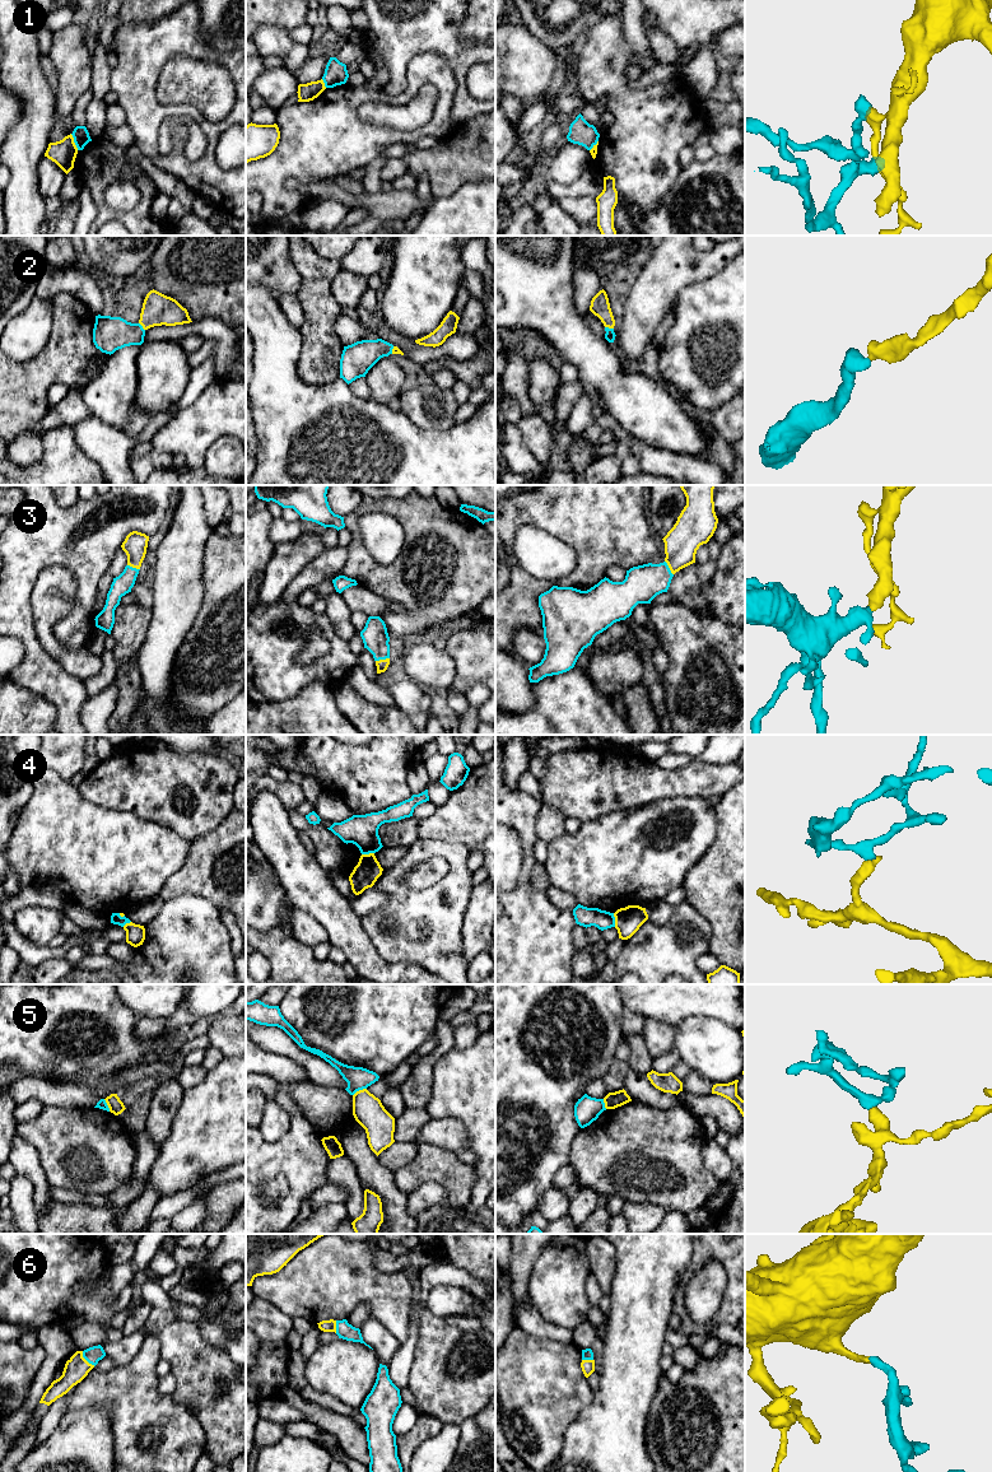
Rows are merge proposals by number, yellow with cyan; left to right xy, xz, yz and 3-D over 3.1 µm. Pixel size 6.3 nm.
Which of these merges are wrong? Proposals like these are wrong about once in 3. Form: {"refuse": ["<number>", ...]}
{"refuse": ["1", "4", "5"]}

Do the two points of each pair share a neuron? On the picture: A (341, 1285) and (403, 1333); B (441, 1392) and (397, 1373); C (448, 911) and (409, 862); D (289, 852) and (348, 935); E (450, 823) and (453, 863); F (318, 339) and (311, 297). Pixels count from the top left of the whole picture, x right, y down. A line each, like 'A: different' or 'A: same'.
A: same
B: different
C: same
D: same
E: different
F: same

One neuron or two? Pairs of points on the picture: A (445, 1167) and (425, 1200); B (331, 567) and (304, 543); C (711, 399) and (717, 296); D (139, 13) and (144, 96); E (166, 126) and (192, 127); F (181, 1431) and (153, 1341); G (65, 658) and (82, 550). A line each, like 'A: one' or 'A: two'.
A: two
B: two
C: one
D: two
E: one
F: one
G: two

